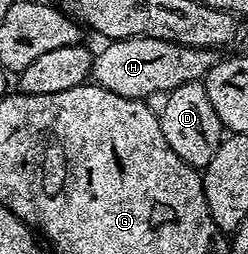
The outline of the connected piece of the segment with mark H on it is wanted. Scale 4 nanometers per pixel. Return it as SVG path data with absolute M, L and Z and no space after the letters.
M116 39L108 42L92 58L91 79L121 97L146 101L149 93L172 91L186 83L202 80L216 63L217 55L210 47L197 49L160 39Z

